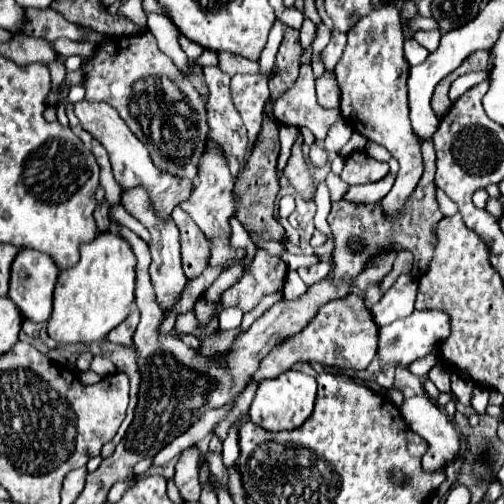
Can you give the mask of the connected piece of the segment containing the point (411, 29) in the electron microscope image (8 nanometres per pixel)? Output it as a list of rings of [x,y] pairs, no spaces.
[[[417,18],[417,20],[413,20],[413,22],[405,28],[405,38],[413,38],[413,34],[415,34],[417,30],[433,29],[440,29],[437,20],[433,20],[433,18]]]

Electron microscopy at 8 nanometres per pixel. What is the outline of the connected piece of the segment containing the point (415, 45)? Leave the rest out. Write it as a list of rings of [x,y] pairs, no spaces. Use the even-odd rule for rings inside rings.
[[[415,39],[404,41],[404,57],[410,67],[417,66],[425,61],[429,52],[421,46]]]

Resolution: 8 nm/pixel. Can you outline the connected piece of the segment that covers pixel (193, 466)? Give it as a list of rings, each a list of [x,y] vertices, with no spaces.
[[[197,446],[187,448],[187,452],[183,452],[179,456],[173,480],[175,480],[183,500],[189,500],[189,502],[199,500],[199,494],[203,490],[203,486],[199,482],[201,466],[203,466],[203,456],[201,456],[201,450]]]

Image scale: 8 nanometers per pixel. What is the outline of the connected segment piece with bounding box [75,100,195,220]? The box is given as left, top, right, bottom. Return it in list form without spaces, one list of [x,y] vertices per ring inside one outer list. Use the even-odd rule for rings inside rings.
[[[81,100],[75,104],[75,114],[83,126],[83,130],[87,130],[93,138],[97,138],[103,148],[109,154],[111,160],[111,168],[113,168],[113,176],[117,180],[117,184],[121,186],[123,192],[143,186],[149,192],[149,200],[153,204],[153,212],[157,212],[157,216],[161,216],[163,220],[171,220],[173,210],[189,200],[189,196],[193,194],[193,180],[181,180],[179,176],[169,176],[169,172],[161,172],[153,160],[149,160],[149,152],[145,148],[145,144],[141,144],[141,140],[137,140],[137,136],[133,136],[133,132],[129,130],[129,126],[119,118],[119,114],[109,106],[109,104],[95,104],[95,102],[87,102]]]

